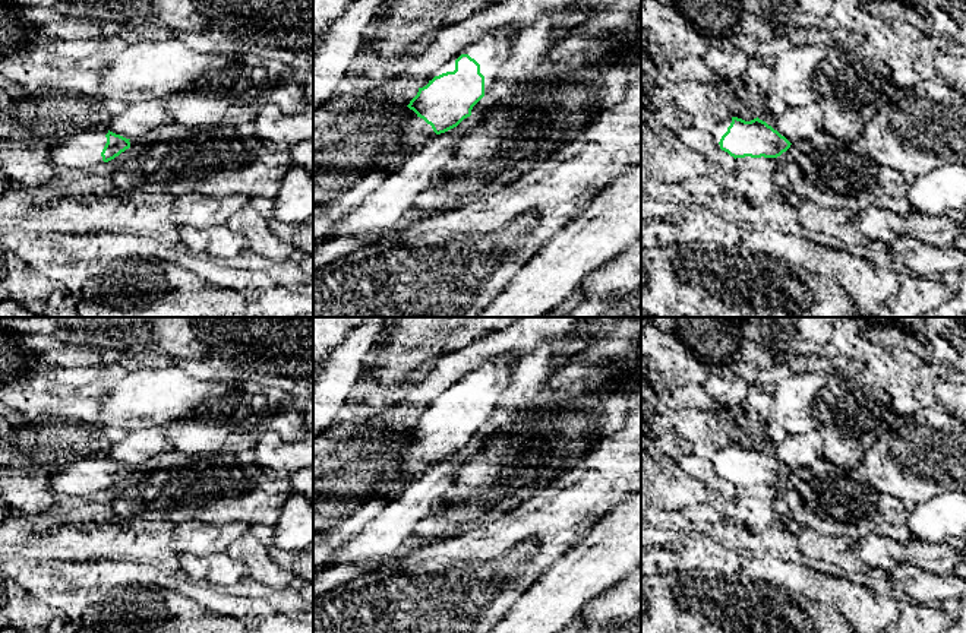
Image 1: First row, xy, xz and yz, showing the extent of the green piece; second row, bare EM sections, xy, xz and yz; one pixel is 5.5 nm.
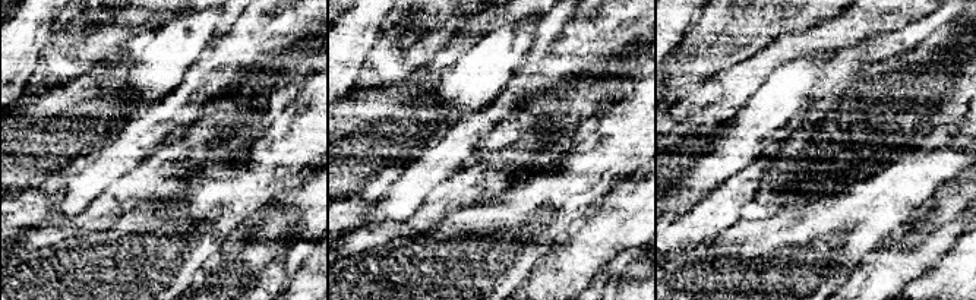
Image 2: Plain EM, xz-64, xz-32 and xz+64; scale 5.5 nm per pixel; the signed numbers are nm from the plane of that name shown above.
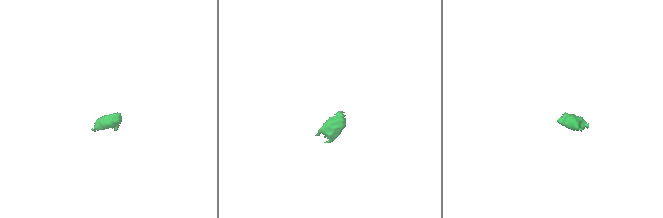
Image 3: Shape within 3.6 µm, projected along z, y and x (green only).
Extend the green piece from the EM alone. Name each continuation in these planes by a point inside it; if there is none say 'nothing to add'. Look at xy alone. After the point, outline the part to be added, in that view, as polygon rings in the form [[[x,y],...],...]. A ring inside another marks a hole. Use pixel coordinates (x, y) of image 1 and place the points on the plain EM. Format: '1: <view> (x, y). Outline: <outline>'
1: xy (78, 475). Outline: [[[107,455],[70,458],[50,469],[50,490],[57,496],[82,496],[105,493],[101,480],[107,471]]]

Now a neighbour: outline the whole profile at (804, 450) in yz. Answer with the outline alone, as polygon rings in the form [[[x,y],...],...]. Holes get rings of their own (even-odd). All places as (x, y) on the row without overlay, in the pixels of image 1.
[[[817,431],[801,436],[787,436],[780,444],[763,446],[768,453],[785,463],[792,472],[798,468],[815,468],[824,459],[823,437]]]

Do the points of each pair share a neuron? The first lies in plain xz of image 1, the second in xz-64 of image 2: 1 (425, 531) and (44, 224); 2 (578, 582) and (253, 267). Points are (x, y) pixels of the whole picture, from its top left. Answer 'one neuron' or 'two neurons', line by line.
1: one neuron
2: one neuron

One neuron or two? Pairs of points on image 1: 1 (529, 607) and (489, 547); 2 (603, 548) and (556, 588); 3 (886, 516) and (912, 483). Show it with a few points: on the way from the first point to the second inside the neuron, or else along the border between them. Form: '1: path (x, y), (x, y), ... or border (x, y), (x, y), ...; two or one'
1: border (545, 570), (502, 617); two
2: path (592, 560), (568, 584); one
3: border (868, 484), (878, 491), (897, 497), (909, 508); two

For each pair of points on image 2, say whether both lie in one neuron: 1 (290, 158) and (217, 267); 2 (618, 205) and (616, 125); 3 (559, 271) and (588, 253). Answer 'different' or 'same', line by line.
1: different
2: different
3: same

